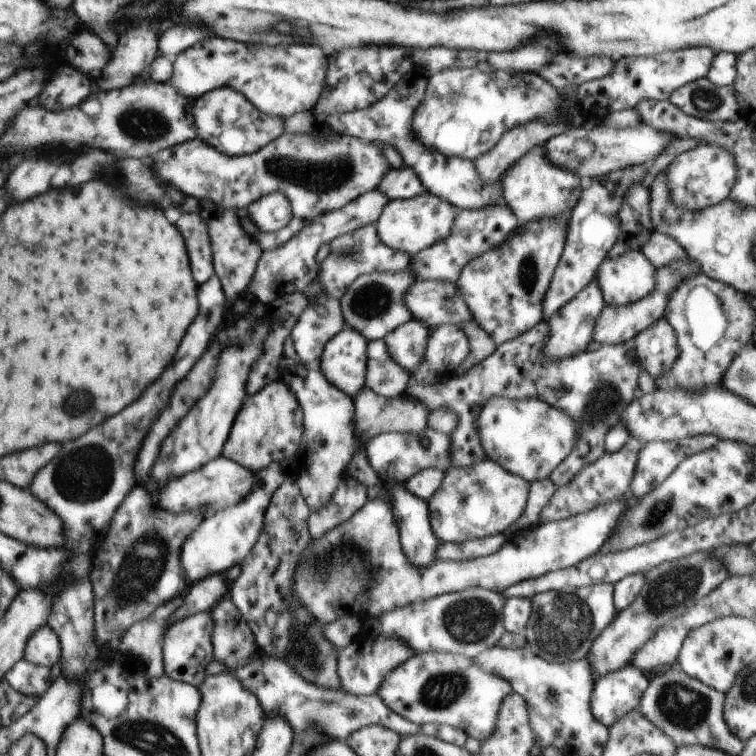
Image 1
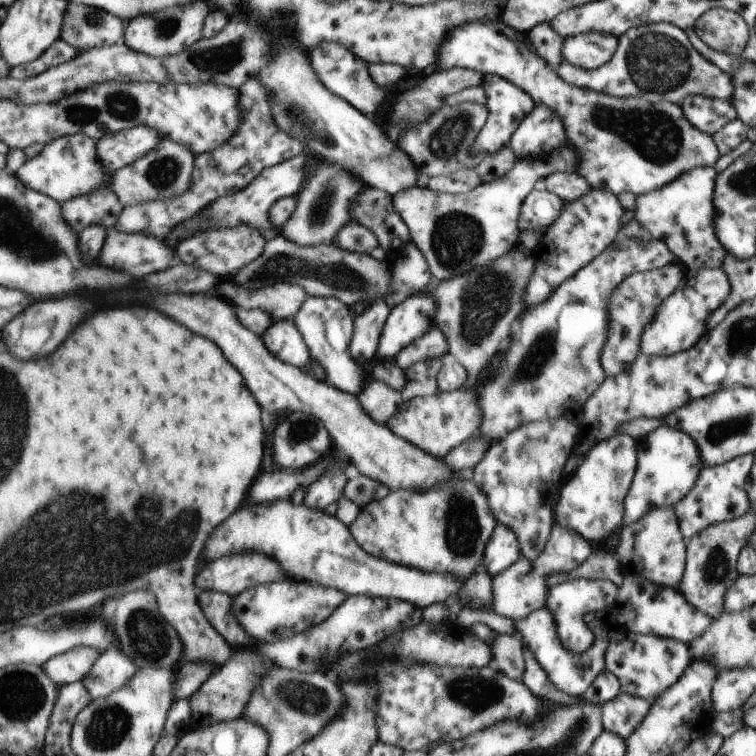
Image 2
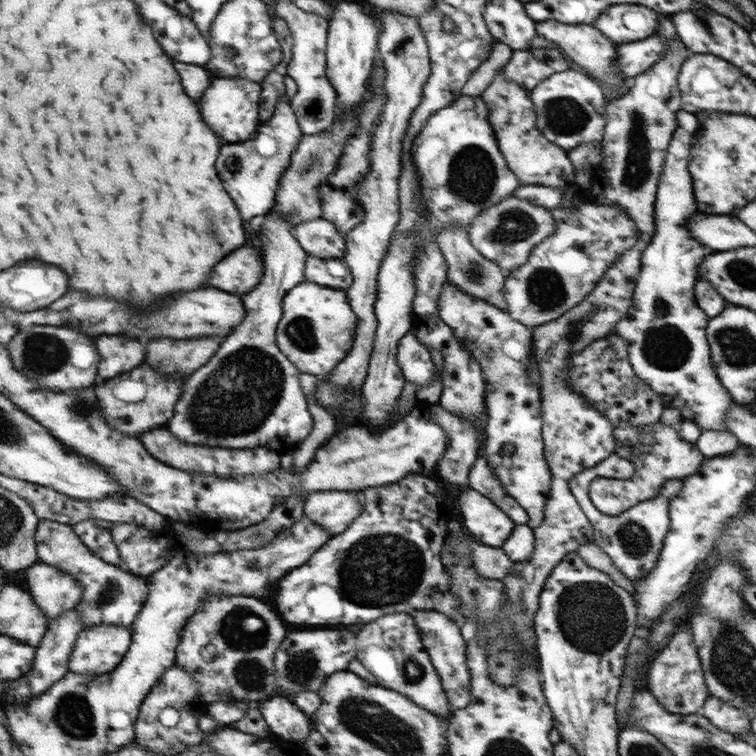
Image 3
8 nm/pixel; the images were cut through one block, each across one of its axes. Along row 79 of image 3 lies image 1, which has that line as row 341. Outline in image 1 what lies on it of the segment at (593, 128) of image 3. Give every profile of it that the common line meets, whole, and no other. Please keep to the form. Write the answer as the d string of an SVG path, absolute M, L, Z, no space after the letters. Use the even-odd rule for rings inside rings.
M595 278L588 287L570 300L569 303L566 303L560 311L550 316L550 320L548 320L549 336L543 343L542 355L560 361L585 351L588 344L593 341L595 325L598 318L600 318L604 305L602 290L598 286L598 279Z

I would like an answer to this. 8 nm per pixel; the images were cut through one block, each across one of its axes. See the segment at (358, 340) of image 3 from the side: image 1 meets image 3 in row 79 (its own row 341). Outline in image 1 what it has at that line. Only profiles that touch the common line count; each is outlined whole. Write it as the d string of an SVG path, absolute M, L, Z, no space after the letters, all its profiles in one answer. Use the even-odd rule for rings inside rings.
M417 319L410 320L384 339L390 356L410 372L414 372L425 360L431 330Z

